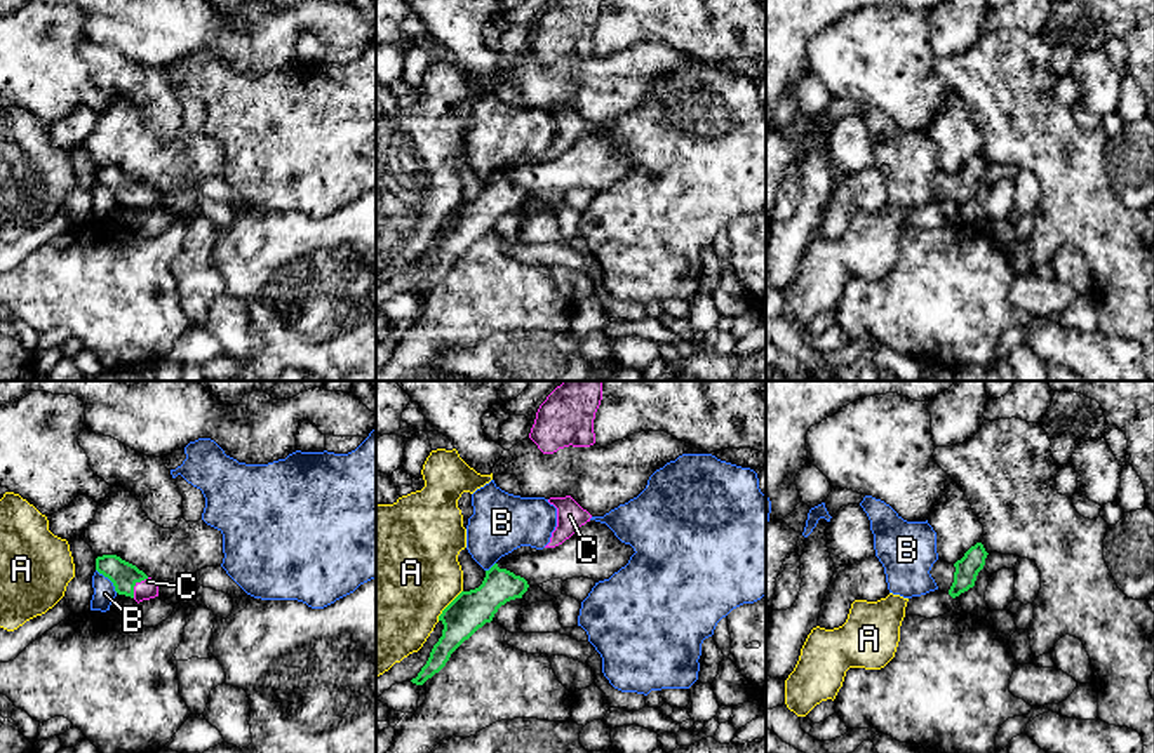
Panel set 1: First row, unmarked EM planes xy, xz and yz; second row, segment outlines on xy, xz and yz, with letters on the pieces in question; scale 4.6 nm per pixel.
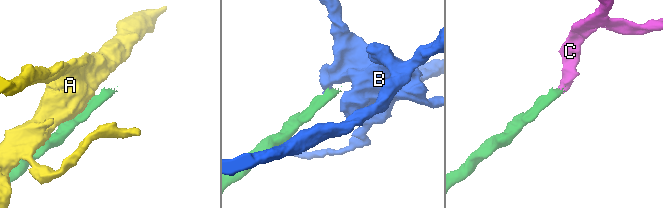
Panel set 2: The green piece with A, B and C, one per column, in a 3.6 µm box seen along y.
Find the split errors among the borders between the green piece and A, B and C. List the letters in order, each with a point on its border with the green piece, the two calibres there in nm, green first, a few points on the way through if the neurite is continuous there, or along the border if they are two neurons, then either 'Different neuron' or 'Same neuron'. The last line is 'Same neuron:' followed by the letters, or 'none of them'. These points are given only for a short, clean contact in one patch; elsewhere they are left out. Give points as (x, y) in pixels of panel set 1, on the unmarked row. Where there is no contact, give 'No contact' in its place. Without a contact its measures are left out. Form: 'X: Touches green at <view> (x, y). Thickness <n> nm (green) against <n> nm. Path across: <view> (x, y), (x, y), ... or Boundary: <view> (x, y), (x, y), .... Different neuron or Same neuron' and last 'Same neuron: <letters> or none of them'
A: Touches green at xz (448, 216). Thickness 180 nm (green) against 480 nm. Different neuron
B: Touches green at xy (108, 188). Thickness 130 nm (green) against 100 nm. Boundary: xy (96, 179), (117, 202). Different neuron
C: Touches green at xy (134, 195). Thickness 130 nm (green) against 90 nm. Path across: xy (124, 186), (134, 195), (148, 199). Same neuron
Same neuron: C

